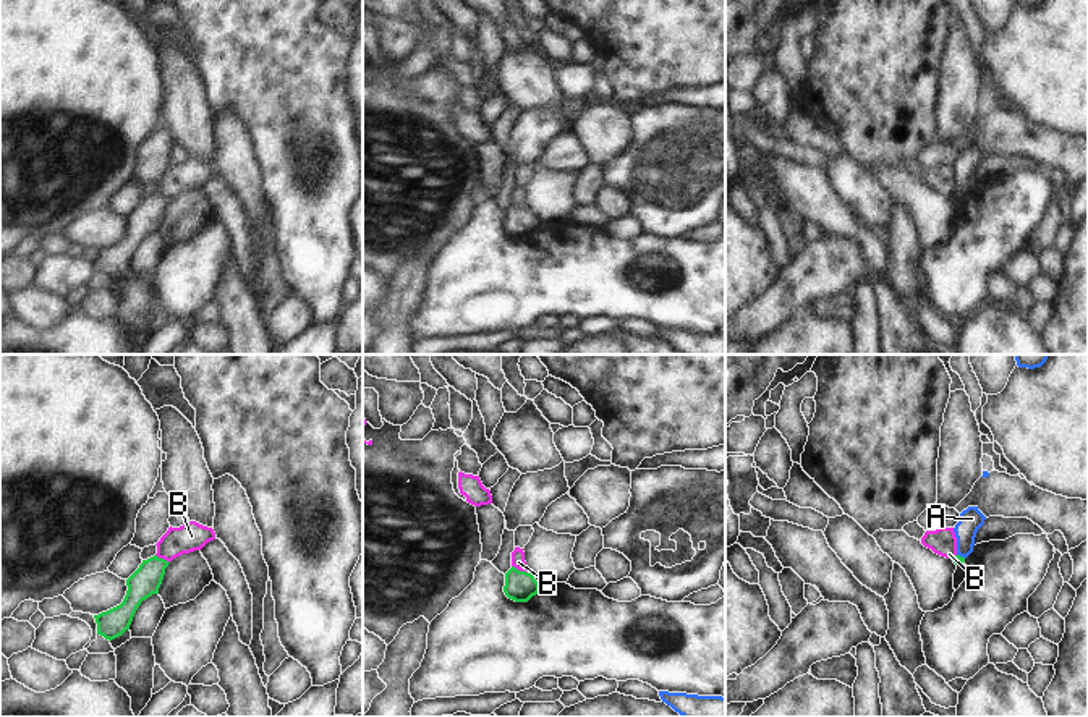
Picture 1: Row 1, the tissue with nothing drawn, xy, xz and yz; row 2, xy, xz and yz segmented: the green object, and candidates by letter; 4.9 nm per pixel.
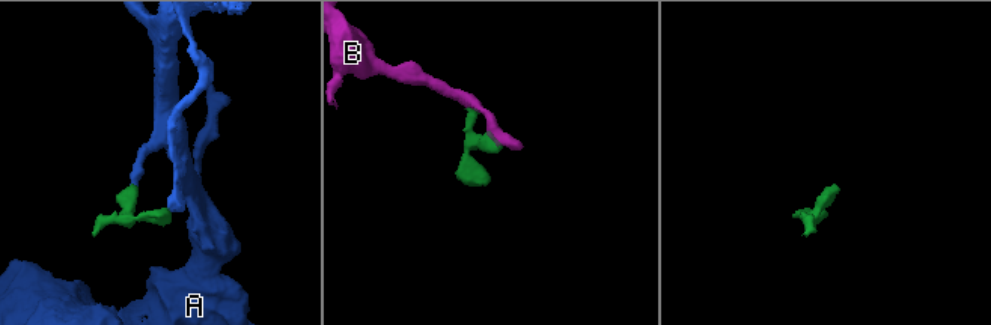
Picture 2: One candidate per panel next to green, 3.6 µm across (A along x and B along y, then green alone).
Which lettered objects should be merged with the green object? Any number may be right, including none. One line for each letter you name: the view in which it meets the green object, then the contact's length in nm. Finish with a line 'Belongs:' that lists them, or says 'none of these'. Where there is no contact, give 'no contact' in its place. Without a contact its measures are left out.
Belongs: none of these

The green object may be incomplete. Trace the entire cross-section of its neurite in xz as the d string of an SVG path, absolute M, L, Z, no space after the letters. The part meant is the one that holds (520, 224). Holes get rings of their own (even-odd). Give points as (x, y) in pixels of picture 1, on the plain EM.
M515 204L505 210L504 230L515 240L528 240L539 227L541 223L531 210L520 209Z

